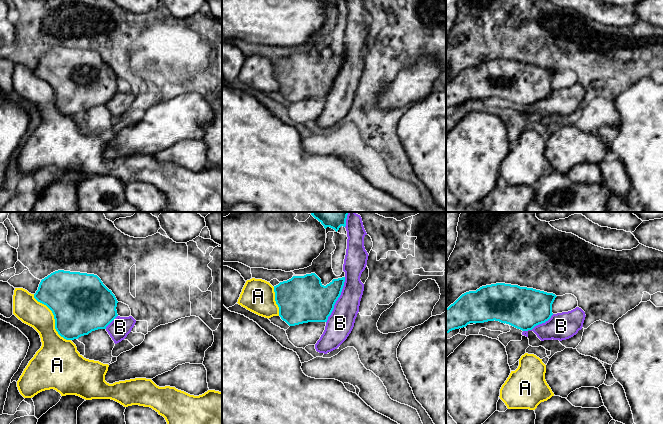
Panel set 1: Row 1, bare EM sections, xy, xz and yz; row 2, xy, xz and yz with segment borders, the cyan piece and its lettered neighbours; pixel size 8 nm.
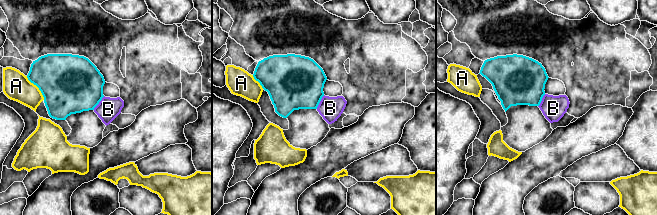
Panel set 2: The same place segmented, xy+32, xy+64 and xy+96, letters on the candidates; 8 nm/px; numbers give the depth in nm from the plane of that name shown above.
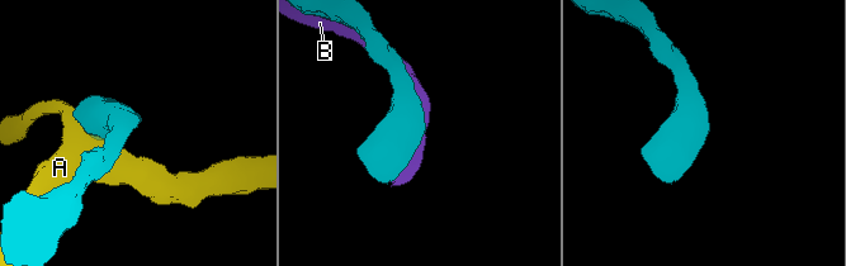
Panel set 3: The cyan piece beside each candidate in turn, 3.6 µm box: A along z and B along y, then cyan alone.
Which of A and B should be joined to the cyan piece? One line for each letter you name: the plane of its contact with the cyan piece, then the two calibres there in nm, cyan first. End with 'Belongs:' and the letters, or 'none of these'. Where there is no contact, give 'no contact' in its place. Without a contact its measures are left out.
B: xz | 360/220 nm
Belongs: B

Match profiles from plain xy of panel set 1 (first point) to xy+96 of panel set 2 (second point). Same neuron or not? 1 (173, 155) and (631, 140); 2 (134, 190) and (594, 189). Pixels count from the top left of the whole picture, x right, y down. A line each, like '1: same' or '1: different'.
1: different
2: same

